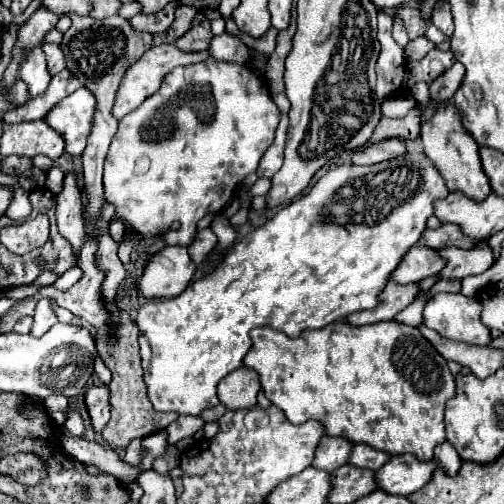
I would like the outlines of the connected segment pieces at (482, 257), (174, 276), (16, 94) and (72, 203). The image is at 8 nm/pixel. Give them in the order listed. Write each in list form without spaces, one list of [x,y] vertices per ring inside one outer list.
[[[486,243],[472,249],[444,247],[438,251],[438,255],[446,261],[444,269],[438,273],[438,279],[464,279],[468,275],[478,275],[490,269],[494,263],[492,249]]]
[[[166,247],[158,251],[146,265],[138,287],[146,299],[178,297],[196,273],[196,265],[188,257],[186,247]]]
[[[16,81],[16,85],[10,89],[10,99],[16,103],[16,105],[22,105],[30,99],[30,93],[28,93],[28,85],[24,81]]]
[[[74,173],[66,175],[64,189],[56,195],[56,221],[60,235],[72,245],[76,259],[86,243],[84,239],[84,223],[82,223],[82,201],[80,201],[80,187],[76,185]]]

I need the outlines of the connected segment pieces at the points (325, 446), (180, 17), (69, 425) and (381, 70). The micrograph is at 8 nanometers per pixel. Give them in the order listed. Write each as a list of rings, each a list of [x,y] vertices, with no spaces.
[[[324,435],[316,447],[312,467],[332,473],[334,469],[344,465],[344,459],[348,459],[348,451],[352,451],[352,443],[344,443],[344,439],[332,439]]]
[[[178,7],[176,9],[176,19],[174,19],[172,27],[168,29],[170,39],[180,39],[192,27],[192,21],[194,21],[196,15],[198,13],[196,13],[194,7]]]
[[[70,411],[70,413],[68,413],[68,419],[66,419],[64,427],[66,427],[72,435],[76,435],[76,437],[80,437],[80,435],[84,433],[84,423],[82,423],[82,417],[80,417],[76,411]]]
[[[378,13],[378,41],[382,49],[376,63],[376,95],[384,101],[402,89],[402,77],[406,73],[402,63],[402,47],[392,37],[392,17],[386,13]]]

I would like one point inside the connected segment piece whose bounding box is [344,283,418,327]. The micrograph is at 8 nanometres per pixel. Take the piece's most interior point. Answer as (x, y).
(394, 298)

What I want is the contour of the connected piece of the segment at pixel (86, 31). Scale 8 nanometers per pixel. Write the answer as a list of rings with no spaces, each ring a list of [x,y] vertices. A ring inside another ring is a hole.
[[[70,13],[72,27],[64,33],[64,41],[60,47],[64,47],[66,55],[66,69],[76,75],[86,89],[90,89],[96,97],[96,109],[94,109],[94,119],[92,119],[92,131],[88,135],[88,145],[82,153],[84,161],[84,181],[88,183],[88,223],[100,215],[100,207],[106,203],[104,199],[104,187],[102,187],[102,171],[104,171],[104,159],[110,147],[110,141],[118,129],[118,121],[112,119],[112,99],[116,93],[116,87],[120,85],[120,75],[136,63],[152,47],[154,35],[150,33],[140,33],[130,27],[130,23],[118,15],[114,17],[104,17],[104,19],[92,19],[92,17],[82,17],[76,13]]]

